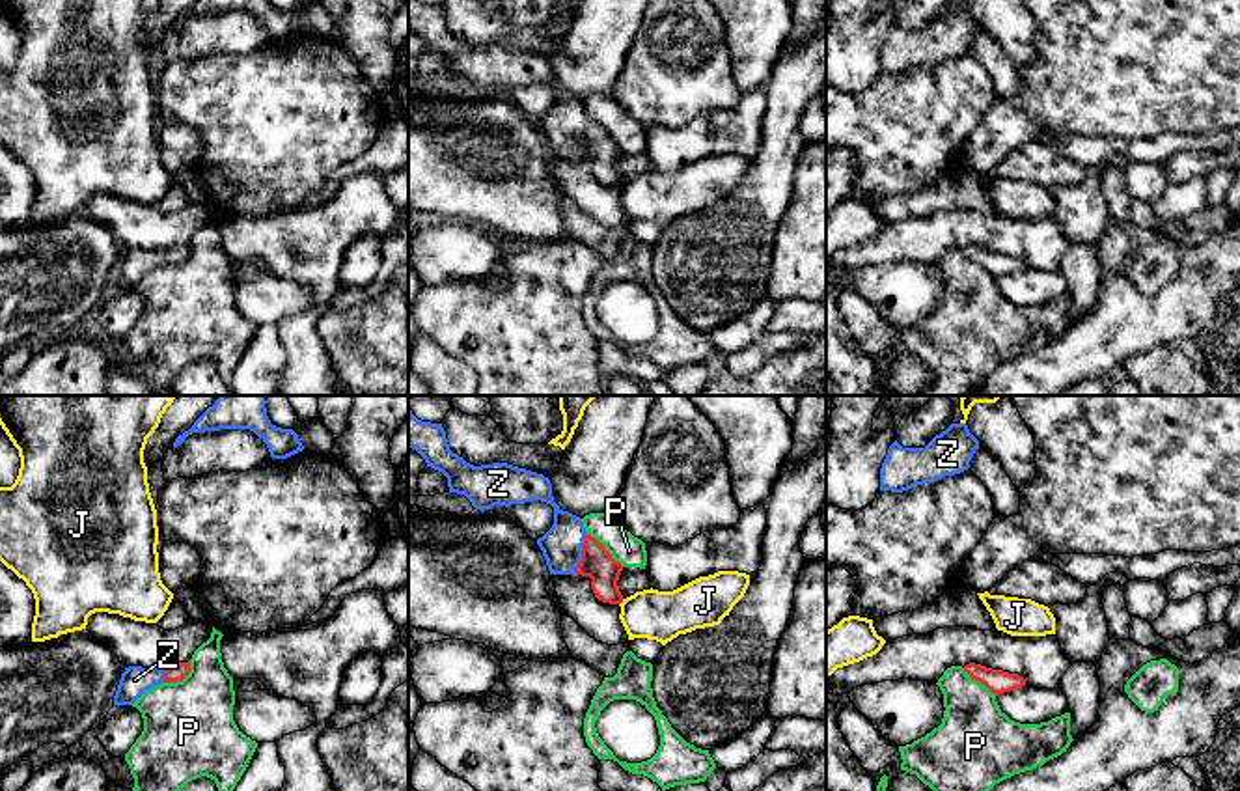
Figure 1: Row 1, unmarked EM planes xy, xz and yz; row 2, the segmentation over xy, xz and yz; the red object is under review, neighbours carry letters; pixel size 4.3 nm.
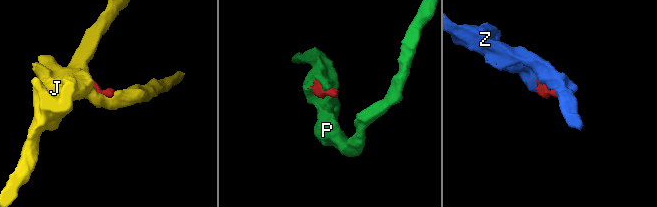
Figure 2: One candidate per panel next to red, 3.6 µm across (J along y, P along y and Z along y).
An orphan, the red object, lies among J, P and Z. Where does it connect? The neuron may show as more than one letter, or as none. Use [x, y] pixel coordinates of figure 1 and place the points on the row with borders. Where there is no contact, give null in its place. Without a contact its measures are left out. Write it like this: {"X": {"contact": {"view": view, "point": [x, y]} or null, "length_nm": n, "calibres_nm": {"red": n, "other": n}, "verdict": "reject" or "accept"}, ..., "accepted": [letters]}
{"J": {"contact": {"view": "xz", "point": [621, 601]}, "length_nm": 40, "calibres_nm": {"red": 140, "other": 220}, "verdict": "reject"}, "P": {"contact": {"view": "xz", "point": [606, 551]}, "length_nm": 220, "calibres_nm": {"red": 140, "other": 140}, "verdict": "reject"}, "Z": {"contact": {"view": "xz", "point": [582, 555]}, "length_nm": 190, "calibres_nm": {"red": 140, "other": 180}, "verdict": "accept"}, "accepted": ["Z"]}

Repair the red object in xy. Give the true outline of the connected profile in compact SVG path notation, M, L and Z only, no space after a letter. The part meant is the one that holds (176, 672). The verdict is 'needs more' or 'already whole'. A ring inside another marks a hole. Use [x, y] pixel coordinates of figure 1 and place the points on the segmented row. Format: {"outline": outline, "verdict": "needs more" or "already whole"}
{"outline": "M177 662L168 668L129 666L121 673L114 705L132 705L145 690L162 685L183 681L190 672L190 662Z", "verdict": "needs more"}

